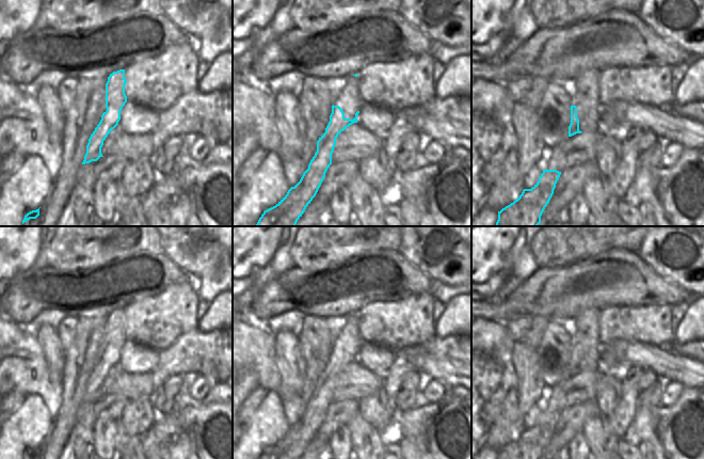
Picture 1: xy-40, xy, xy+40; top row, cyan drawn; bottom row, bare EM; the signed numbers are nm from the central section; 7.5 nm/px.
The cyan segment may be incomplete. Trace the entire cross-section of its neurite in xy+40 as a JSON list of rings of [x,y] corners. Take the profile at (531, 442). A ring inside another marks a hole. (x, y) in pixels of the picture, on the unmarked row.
[[[543,409],[531,428],[524,428],[513,442],[498,450],[498,459],[541,459],[560,414],[557,409]]]

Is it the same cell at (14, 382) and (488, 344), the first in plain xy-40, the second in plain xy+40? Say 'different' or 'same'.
different

